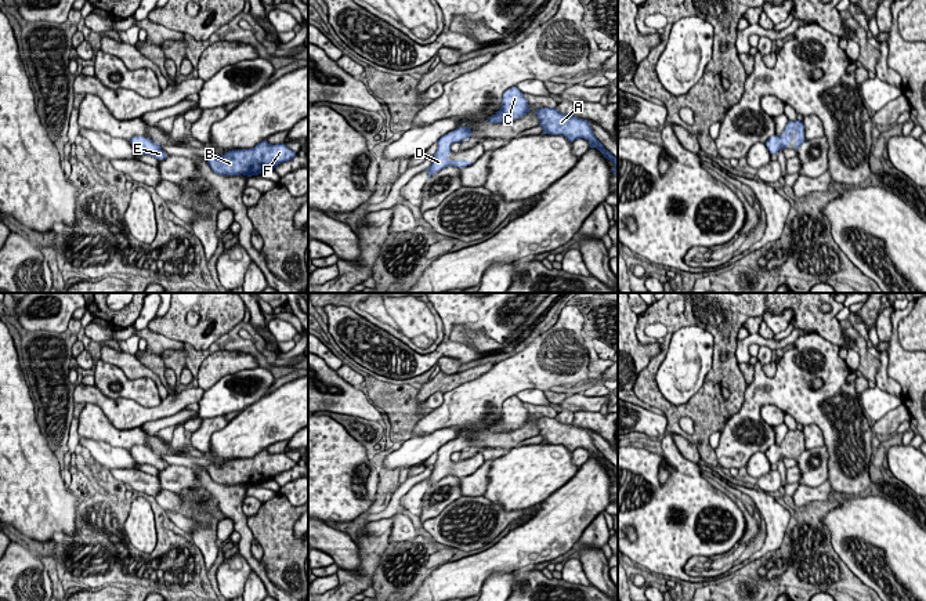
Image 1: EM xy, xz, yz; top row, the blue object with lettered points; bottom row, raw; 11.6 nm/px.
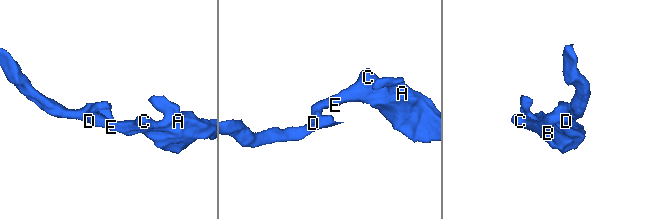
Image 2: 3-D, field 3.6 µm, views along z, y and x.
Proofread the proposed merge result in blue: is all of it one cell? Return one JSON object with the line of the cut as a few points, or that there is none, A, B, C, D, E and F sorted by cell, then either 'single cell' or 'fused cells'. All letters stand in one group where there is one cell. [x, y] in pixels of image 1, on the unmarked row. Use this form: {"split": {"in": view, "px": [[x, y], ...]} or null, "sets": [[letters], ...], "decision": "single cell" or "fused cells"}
{"split": null, "sets": [["A", "B", "C", "D", "E", "F"]], "decision": "single cell"}

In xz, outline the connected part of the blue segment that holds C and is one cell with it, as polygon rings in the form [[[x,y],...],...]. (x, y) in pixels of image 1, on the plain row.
[[[511,397],[503,402],[500,419],[486,430],[489,432],[506,432],[517,430],[528,421],[529,416],[524,403],[517,397]]]

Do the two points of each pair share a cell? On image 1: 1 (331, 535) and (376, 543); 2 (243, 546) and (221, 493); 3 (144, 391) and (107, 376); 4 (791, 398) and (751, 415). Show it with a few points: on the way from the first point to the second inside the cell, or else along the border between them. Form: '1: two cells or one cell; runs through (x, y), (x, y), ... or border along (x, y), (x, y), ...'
1: two cells; border along (358, 545), (360, 568), (355, 572), (337, 569)
2: one cell; runs through (243, 533), (239, 518), (231, 506)
3: one cell; runs through (134, 388), (130, 388), (116, 376)
4: one cell; runs through (780, 398), (763, 398), (758, 404)

